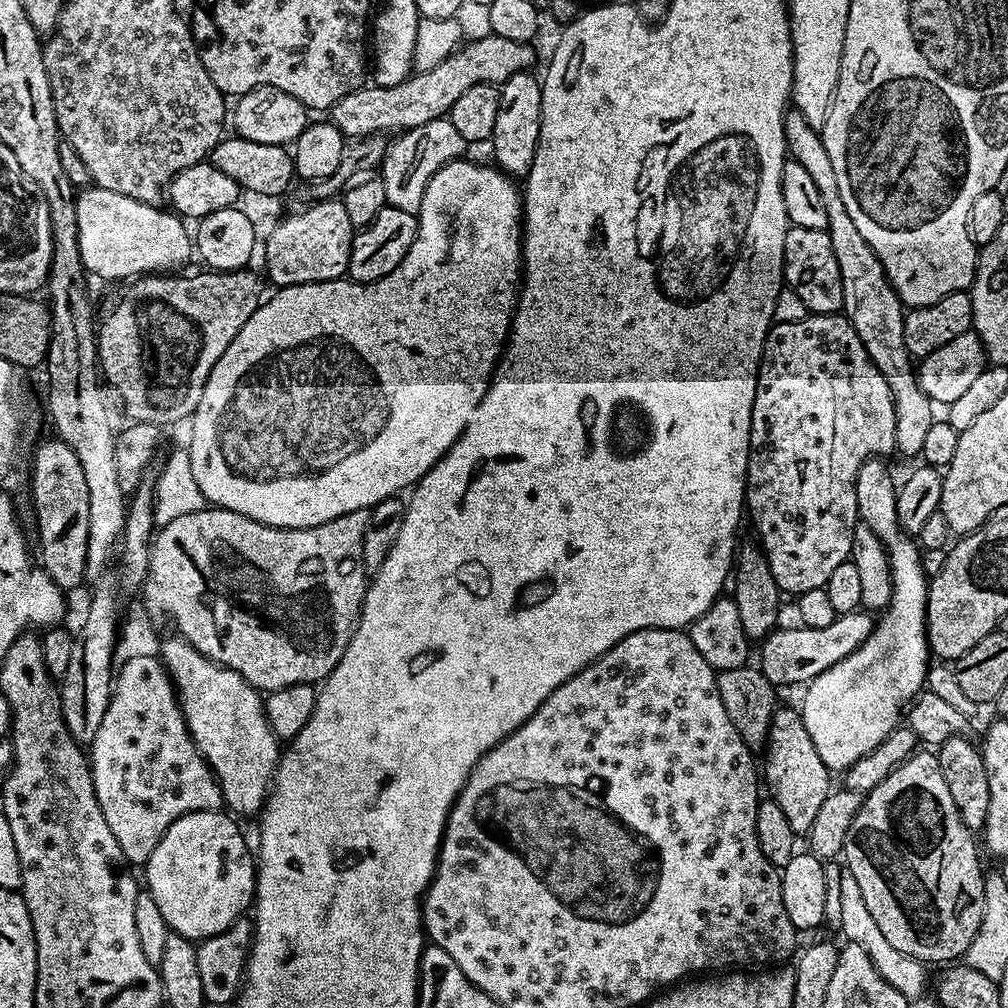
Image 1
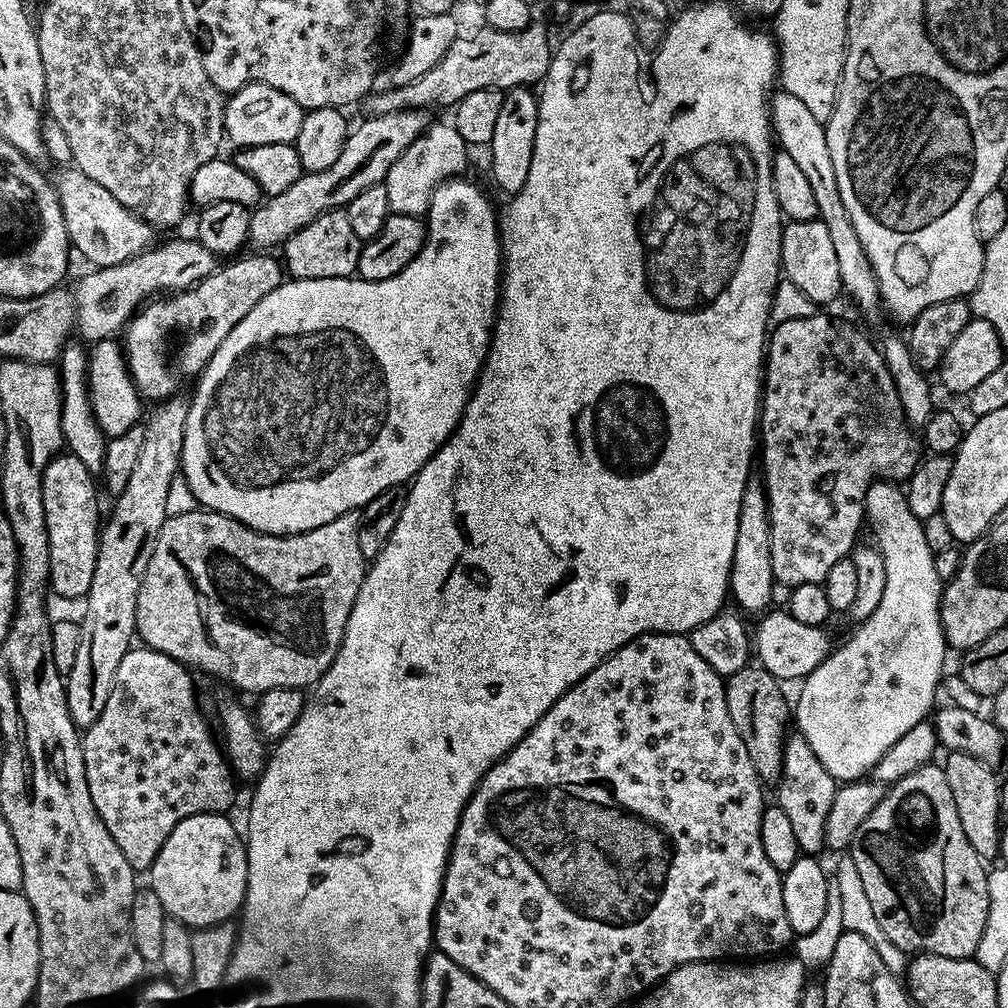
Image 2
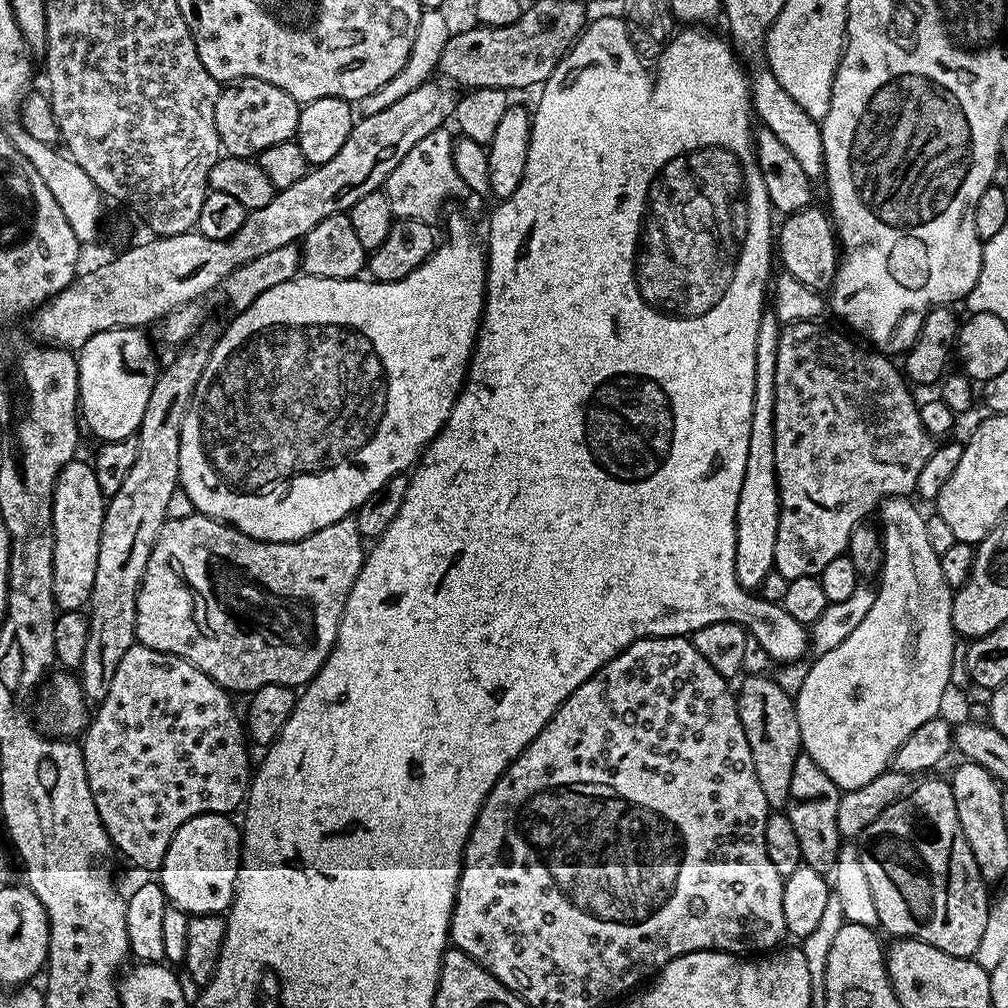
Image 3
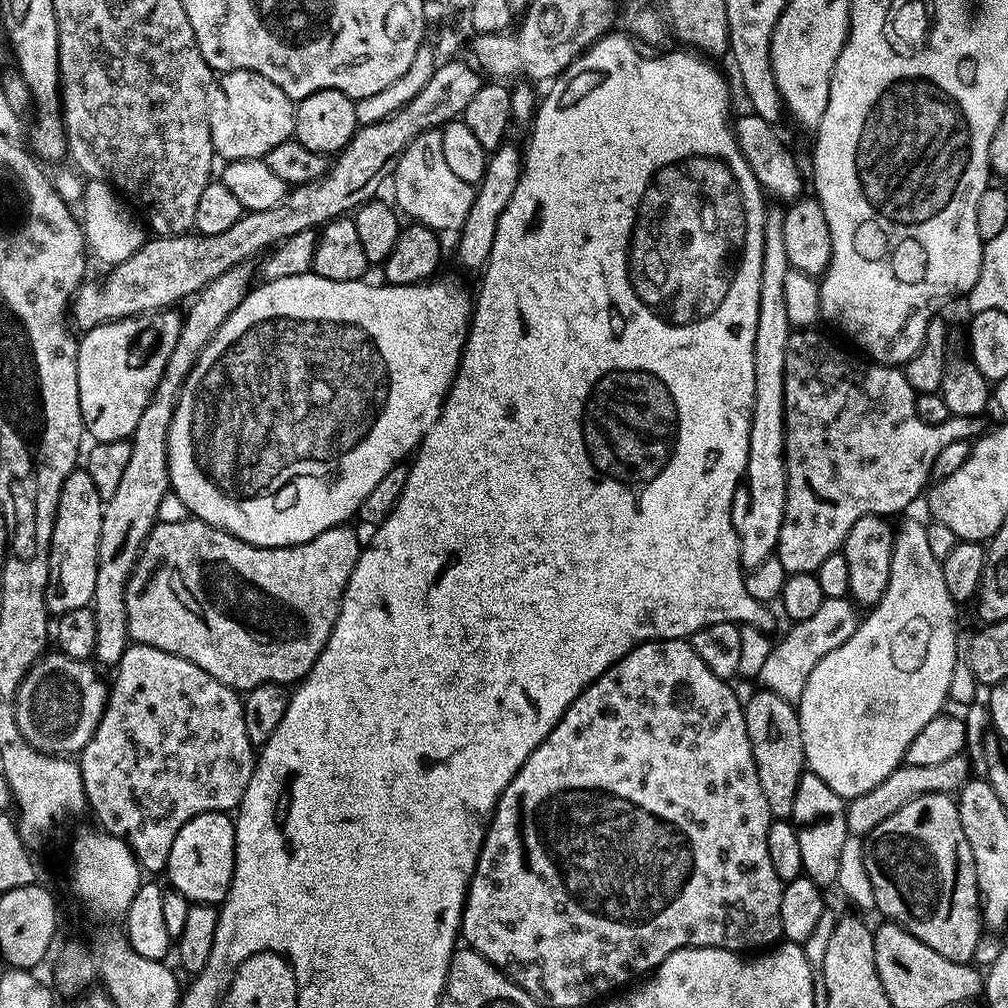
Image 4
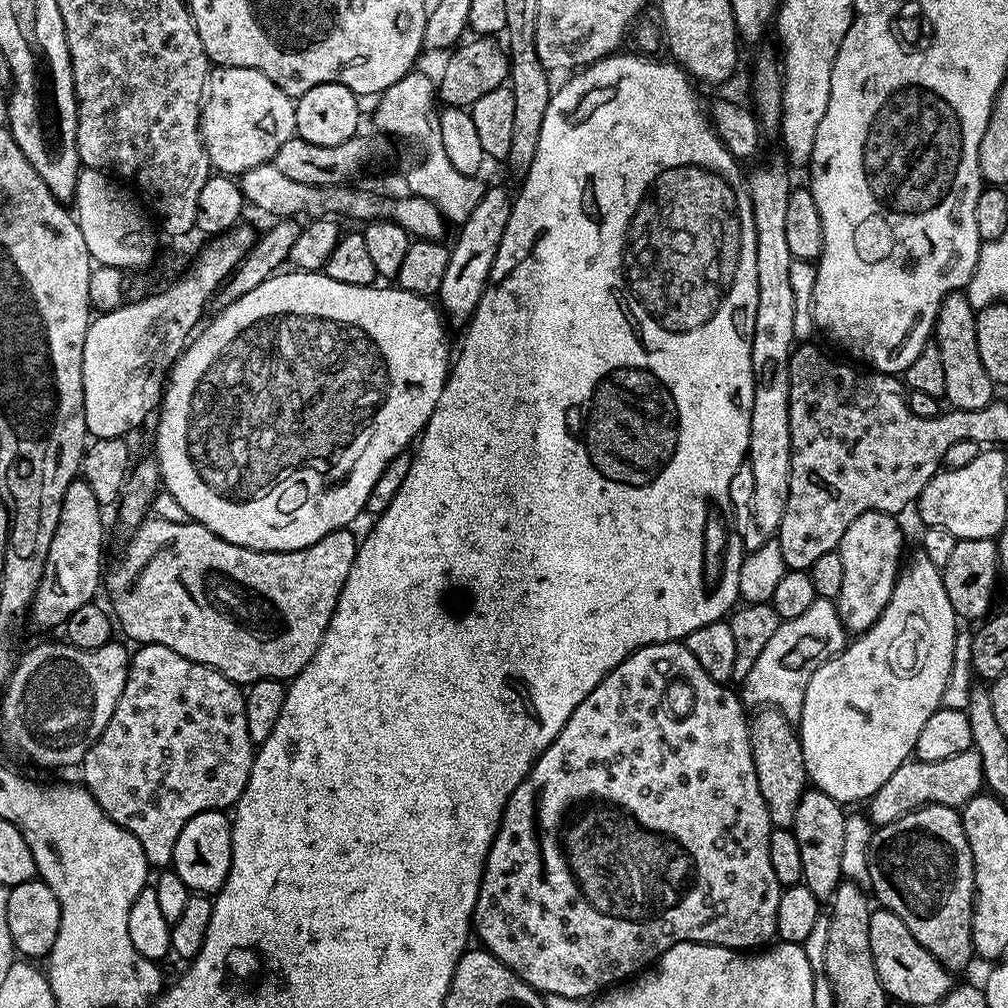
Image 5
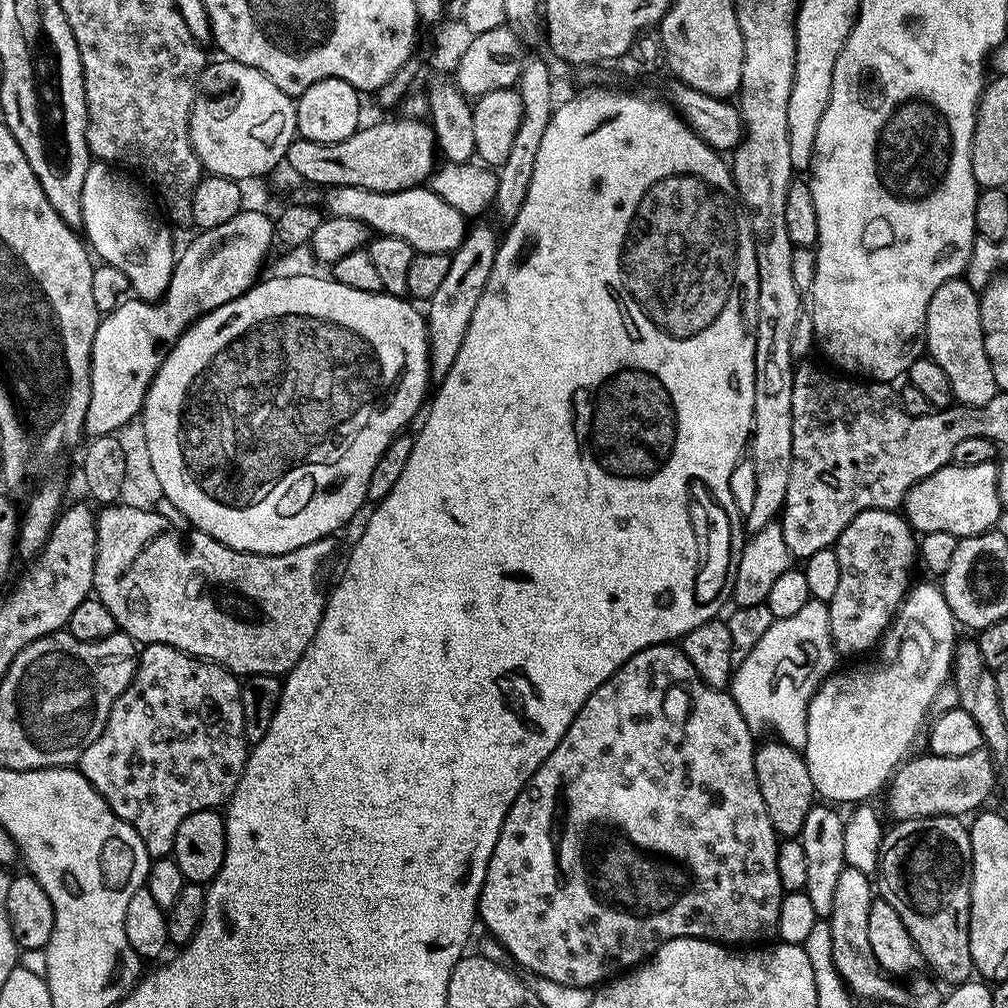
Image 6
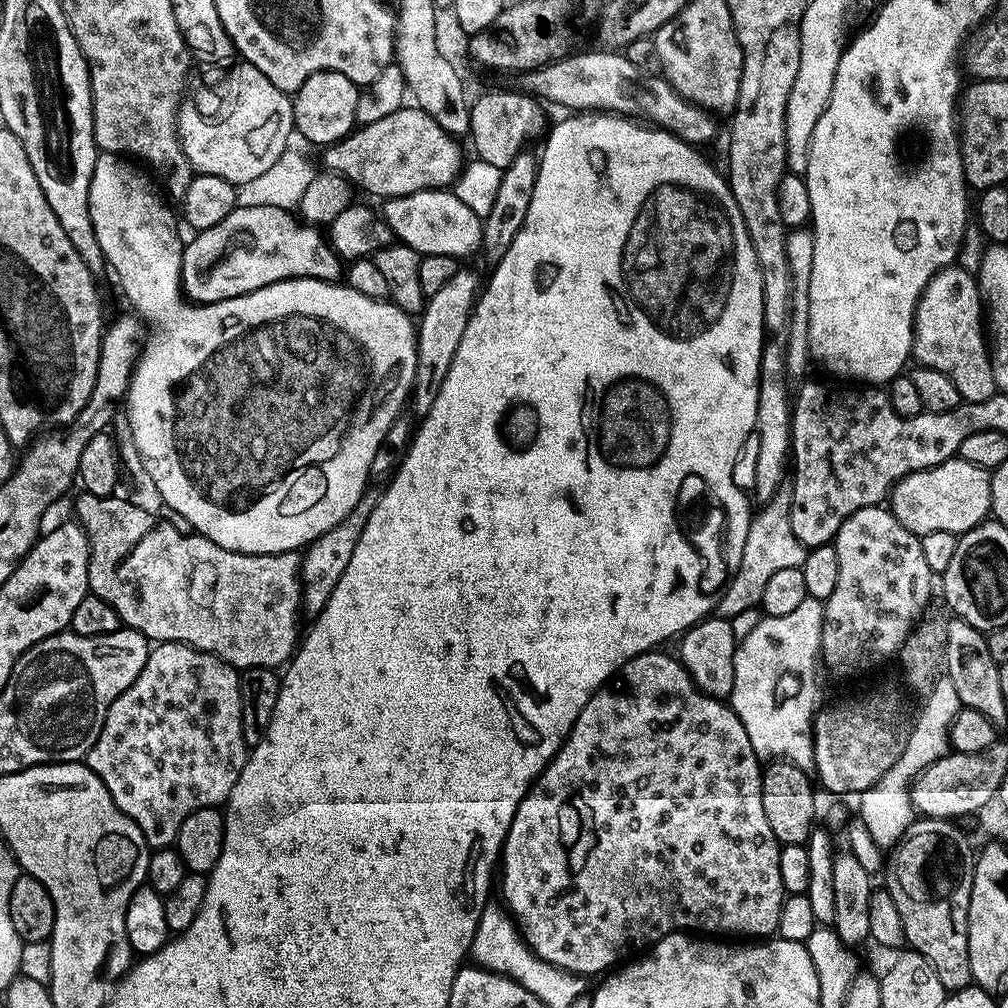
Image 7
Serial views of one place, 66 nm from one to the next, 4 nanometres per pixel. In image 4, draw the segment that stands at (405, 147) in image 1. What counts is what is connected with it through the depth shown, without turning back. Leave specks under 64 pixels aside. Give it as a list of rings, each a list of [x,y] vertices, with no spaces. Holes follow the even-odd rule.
[[[428,129],[412,140],[393,172],[393,186],[395,198],[393,201],[397,209],[403,215],[408,214],[409,219],[437,232],[461,231],[466,214],[470,212],[476,197],[476,188],[472,184],[462,181],[462,178],[457,178],[451,173],[450,166],[443,157],[442,136],[439,129]]]

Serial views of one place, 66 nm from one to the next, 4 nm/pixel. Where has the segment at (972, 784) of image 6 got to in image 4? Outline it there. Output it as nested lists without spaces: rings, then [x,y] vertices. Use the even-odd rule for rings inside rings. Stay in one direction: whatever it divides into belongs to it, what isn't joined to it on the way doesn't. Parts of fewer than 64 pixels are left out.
[[[961,754],[954,758],[946,758],[946,762],[937,762],[934,766],[914,766],[903,763],[899,768],[893,770],[874,790],[870,790],[861,796],[851,797],[847,801],[846,811],[848,814],[848,831],[851,835],[858,837],[867,836],[878,822],[886,822],[894,810],[906,806],[914,798],[931,792],[947,792],[949,794],[959,793],[960,787],[970,779],[968,772],[967,755]]]

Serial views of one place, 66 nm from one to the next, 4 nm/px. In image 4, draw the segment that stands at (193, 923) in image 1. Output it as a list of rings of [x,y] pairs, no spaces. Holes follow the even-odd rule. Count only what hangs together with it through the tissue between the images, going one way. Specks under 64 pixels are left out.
[[[227,812],[198,814],[174,838],[166,877],[175,891],[182,893],[192,904],[223,904],[236,865],[236,825]]]

